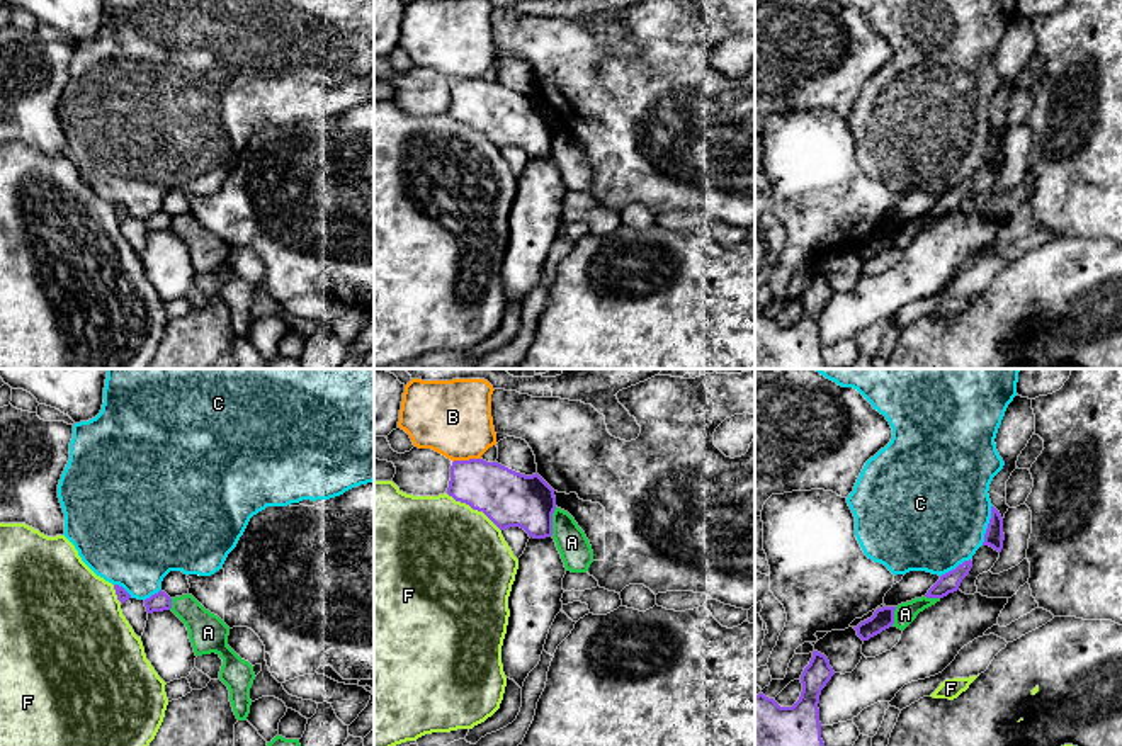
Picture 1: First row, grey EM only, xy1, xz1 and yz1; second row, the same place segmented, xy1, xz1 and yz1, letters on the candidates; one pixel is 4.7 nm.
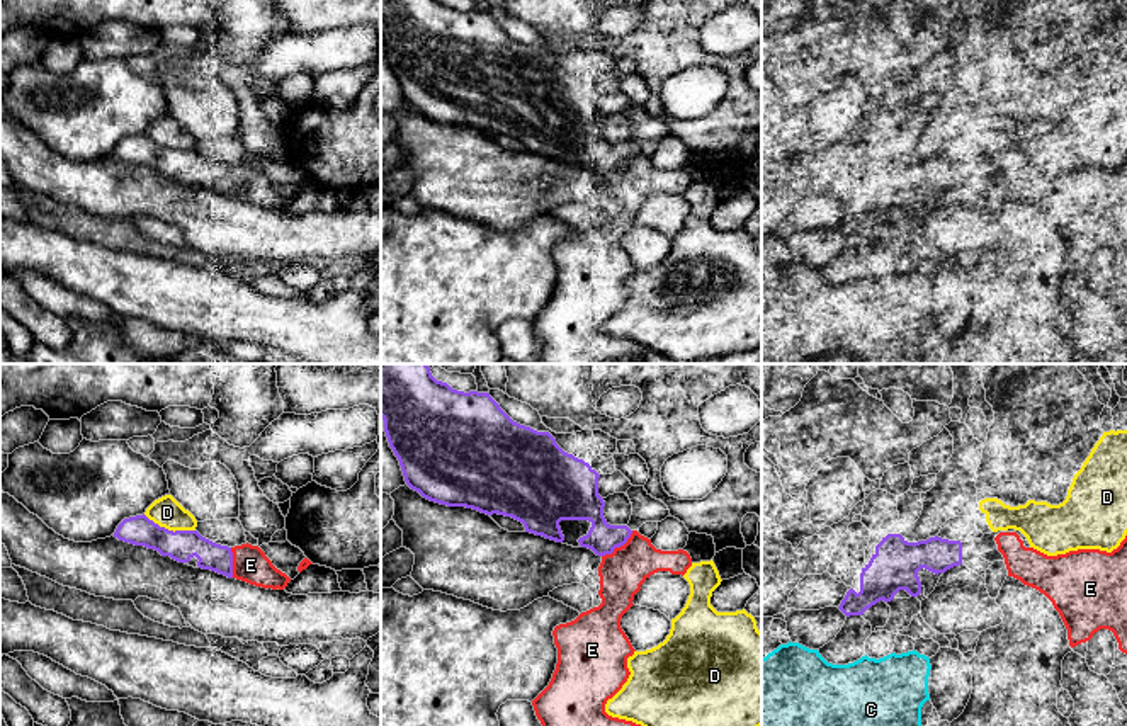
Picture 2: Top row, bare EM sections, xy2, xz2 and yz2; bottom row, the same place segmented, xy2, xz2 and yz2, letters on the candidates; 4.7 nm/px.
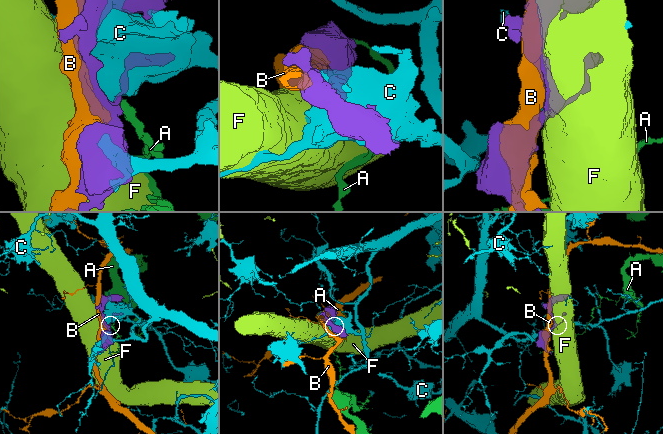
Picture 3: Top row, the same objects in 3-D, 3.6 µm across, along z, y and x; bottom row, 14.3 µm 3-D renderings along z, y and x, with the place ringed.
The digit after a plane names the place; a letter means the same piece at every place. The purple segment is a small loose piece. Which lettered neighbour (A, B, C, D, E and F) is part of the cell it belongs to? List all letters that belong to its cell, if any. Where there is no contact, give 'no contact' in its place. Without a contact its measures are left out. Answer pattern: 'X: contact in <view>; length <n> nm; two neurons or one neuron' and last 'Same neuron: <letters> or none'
A: contact in xz1; length 140 nm; two neurons
B: contact in xz1; length 140 nm; two neurons
C: contact in yz1; length 200 nm; two neurons
D: contact in xy2; length 260 nm; two neurons
E: contact in xz2; length 200 nm; one neuron
F: contact in xz1; length 320 nm; two neurons
Same neuron: E

